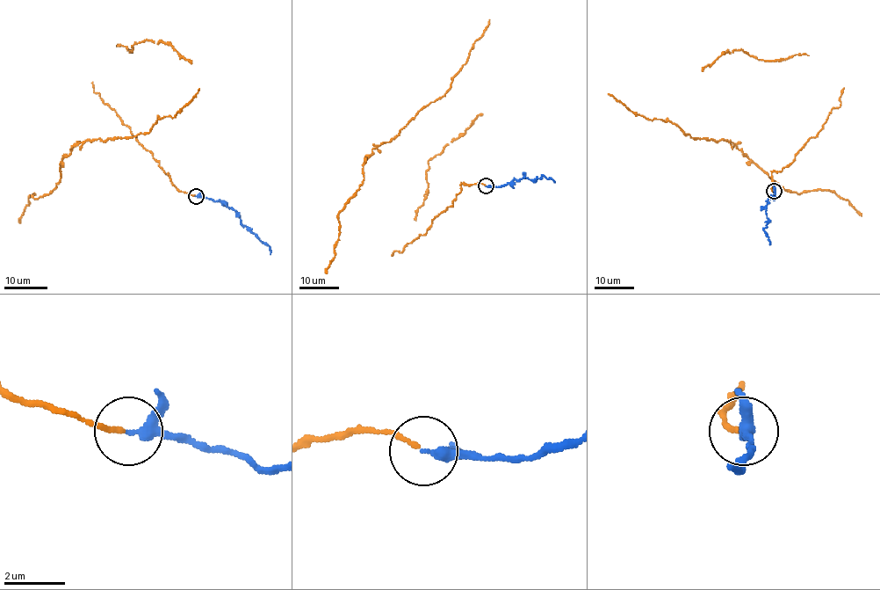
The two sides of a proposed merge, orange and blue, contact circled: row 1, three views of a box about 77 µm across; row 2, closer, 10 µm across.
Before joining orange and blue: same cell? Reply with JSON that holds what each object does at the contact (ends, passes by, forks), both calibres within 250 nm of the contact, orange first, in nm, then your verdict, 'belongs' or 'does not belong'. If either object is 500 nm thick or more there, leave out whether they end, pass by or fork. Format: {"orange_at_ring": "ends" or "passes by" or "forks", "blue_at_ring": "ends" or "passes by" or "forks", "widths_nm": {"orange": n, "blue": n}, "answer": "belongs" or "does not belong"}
{"orange_at_ring": "ends", "blue_at_ring": "passes by", "widths_nm": {"orange": 150, "blue": 280}, "answer": "belongs"}

